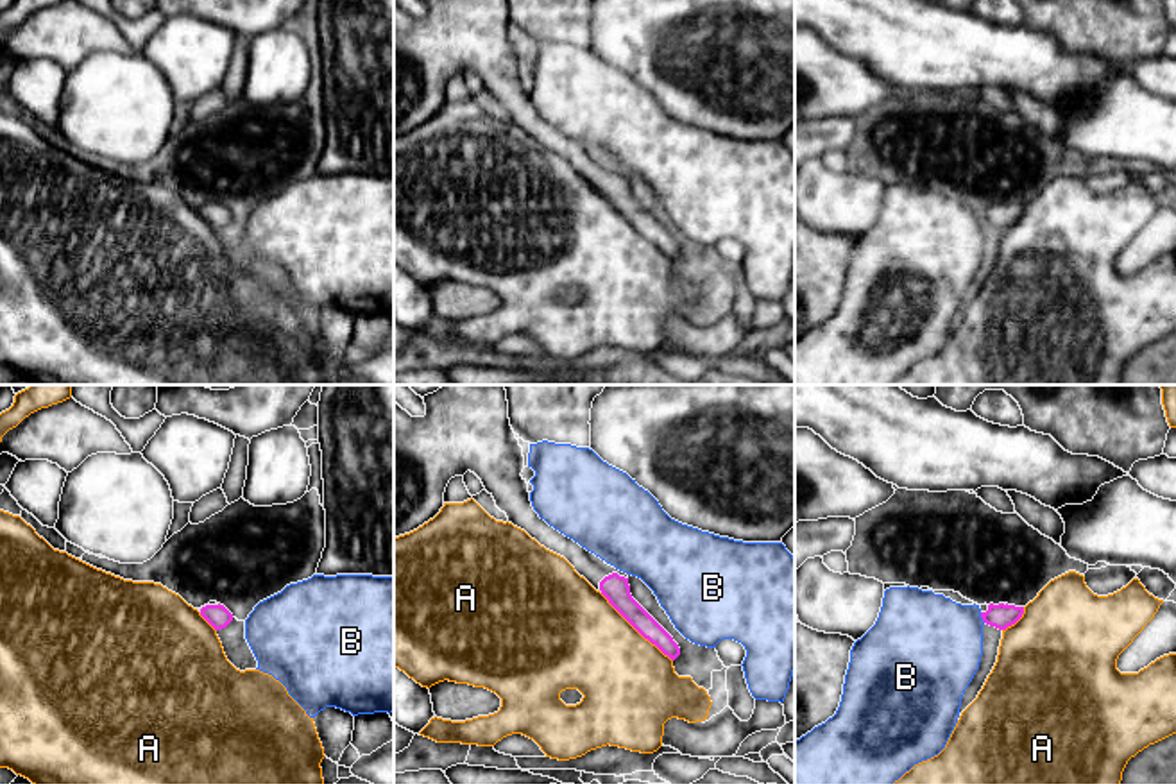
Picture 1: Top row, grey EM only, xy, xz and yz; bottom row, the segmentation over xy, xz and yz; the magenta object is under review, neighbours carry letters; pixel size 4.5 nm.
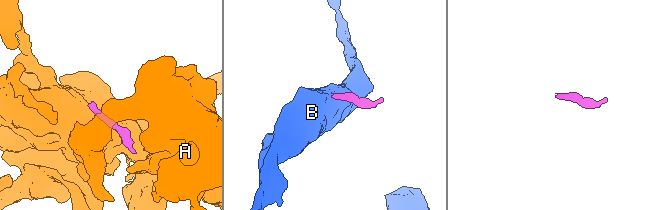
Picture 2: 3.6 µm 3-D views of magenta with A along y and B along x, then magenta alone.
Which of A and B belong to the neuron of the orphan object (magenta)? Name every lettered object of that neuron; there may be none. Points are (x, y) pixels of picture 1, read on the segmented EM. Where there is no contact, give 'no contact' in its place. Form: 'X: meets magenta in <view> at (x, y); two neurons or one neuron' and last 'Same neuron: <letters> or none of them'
A: meets magenta in xz at (636, 629); two neurons
B: meets magenta in yz at (981, 616); two neurons
Same neuron: none of them

